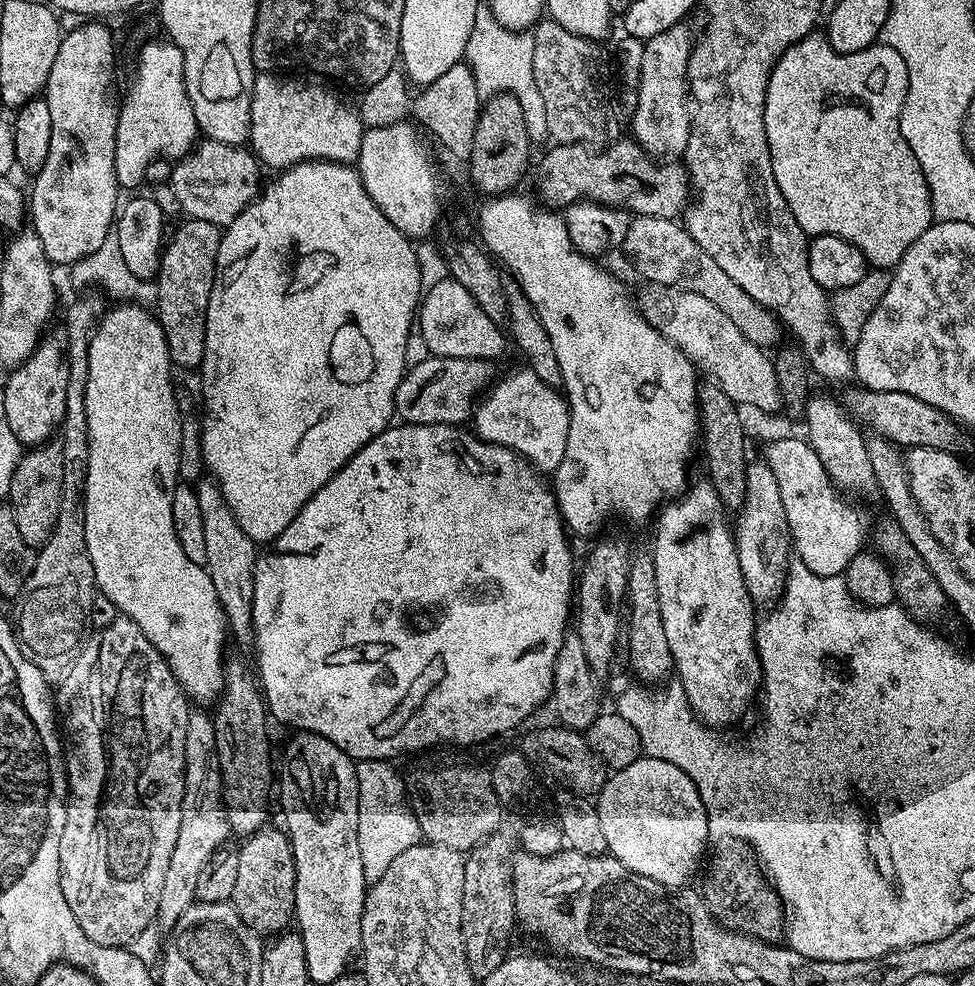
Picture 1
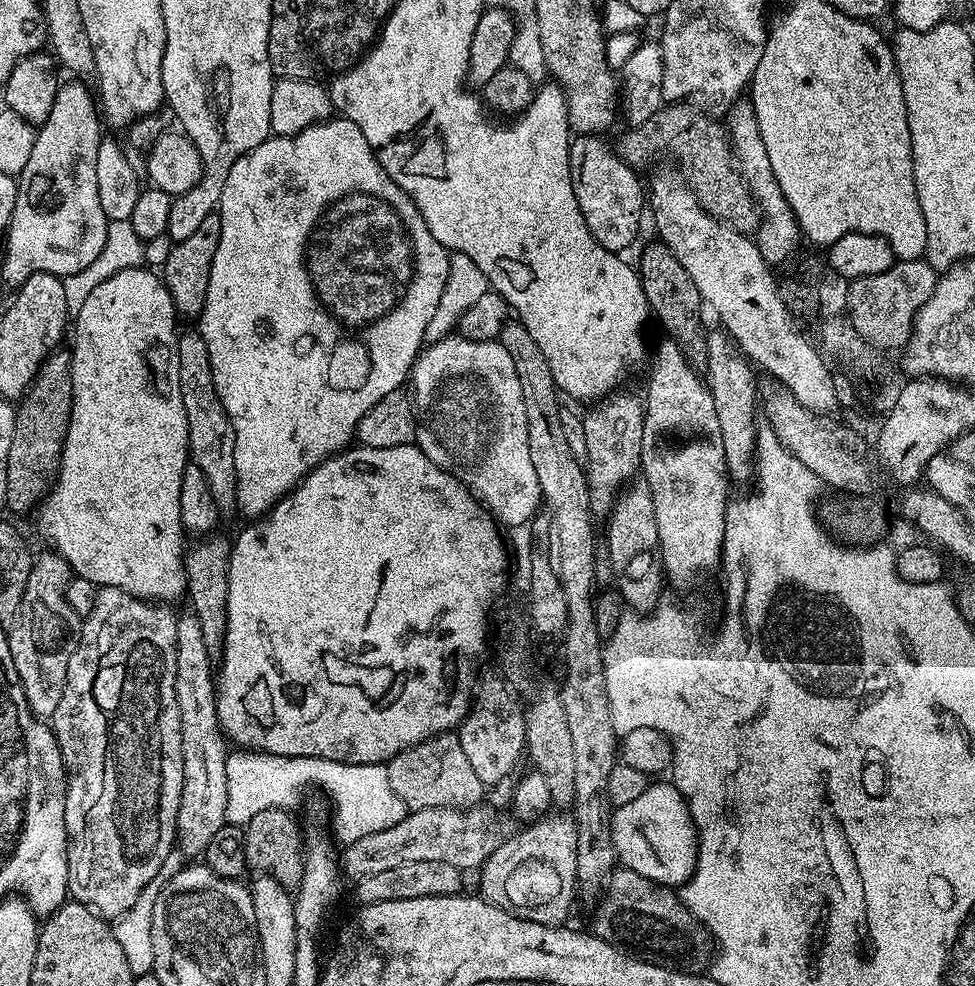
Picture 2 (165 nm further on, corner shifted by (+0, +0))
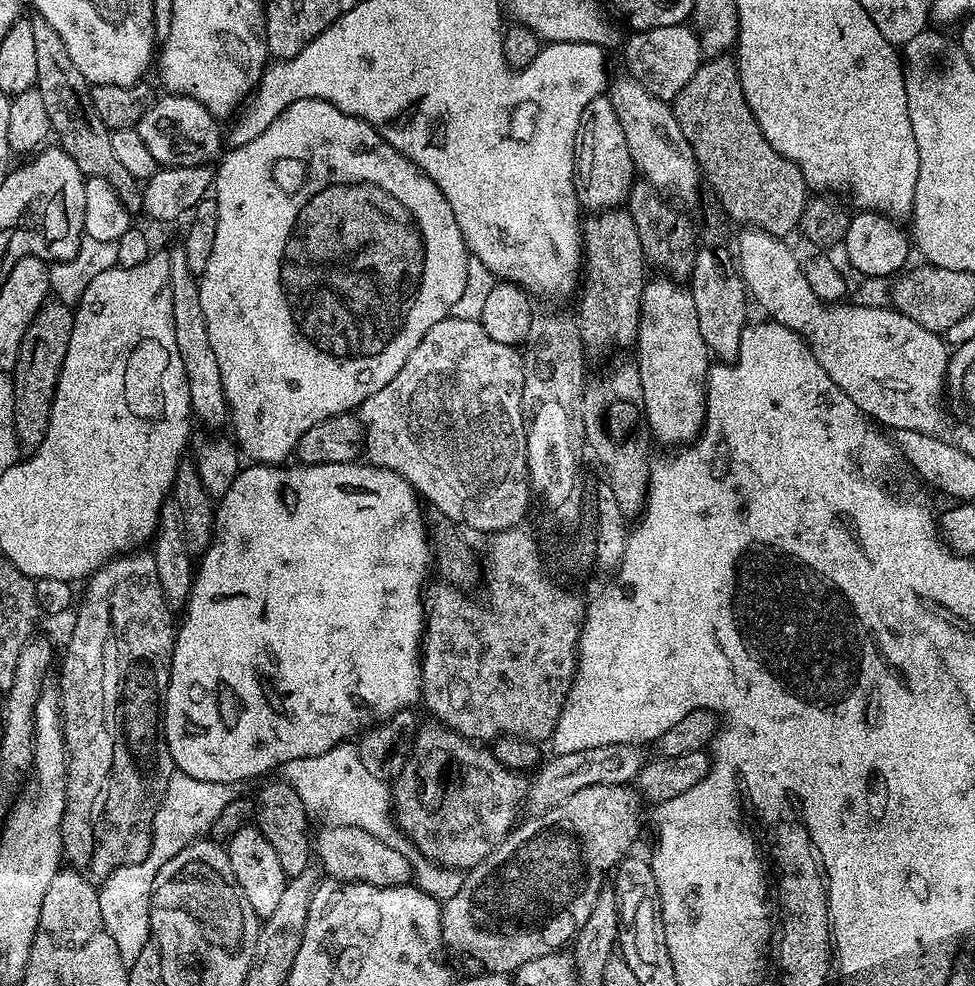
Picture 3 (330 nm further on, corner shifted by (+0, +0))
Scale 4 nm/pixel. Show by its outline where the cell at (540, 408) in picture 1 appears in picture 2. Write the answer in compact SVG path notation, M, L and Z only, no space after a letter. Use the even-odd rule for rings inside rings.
M453 334L439 340L437 344L427 345L416 357L416 363L412 365L410 373L410 396L414 401L415 411L418 413L418 427L415 443L430 458L430 462L437 464L439 468L445 468L447 472L459 478L465 488L484 505L492 514L492 519L505 524L505 529L511 530L519 524L527 524L541 511L542 497L540 483L538 482L538 470L534 470L534 462L530 462L530 438L526 430L526 410L522 406L522 385L518 383L518 373L514 371L514 358L506 354L506 350L496 340L468 340L465 336Z

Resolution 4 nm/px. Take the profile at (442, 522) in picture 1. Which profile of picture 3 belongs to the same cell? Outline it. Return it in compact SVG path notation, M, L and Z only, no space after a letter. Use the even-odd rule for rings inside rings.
M259 462L241 467L234 478L234 486L219 497L212 545L199 557L192 577L192 593L182 612L184 625L176 628L170 682L164 695L162 731L173 765L190 778L198 778L202 782L236 786L239 780L252 780L271 768L279 769L291 760L326 754L377 724L391 721L391 716L398 715L411 704L419 705L422 700L420 662L426 615L424 593L429 579L428 567L434 564L434 553L426 512L420 509L421 497L406 478L371 462L288 467Z

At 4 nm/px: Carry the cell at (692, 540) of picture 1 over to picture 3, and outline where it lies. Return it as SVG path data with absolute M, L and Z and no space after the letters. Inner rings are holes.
M667 278L649 279L644 286L642 294L642 310L640 311L640 325L638 326L638 338L634 345L634 359L636 365L640 367L640 377L642 378L642 398L644 399L644 419L648 422L648 431L653 437L656 436L664 444L676 444L672 446L687 446L699 437L704 430L704 417L706 410L706 390L708 389L708 370L710 367L710 353L706 342L702 338L702 329L698 326L698 310L694 306L694 298L691 291L683 283Z

